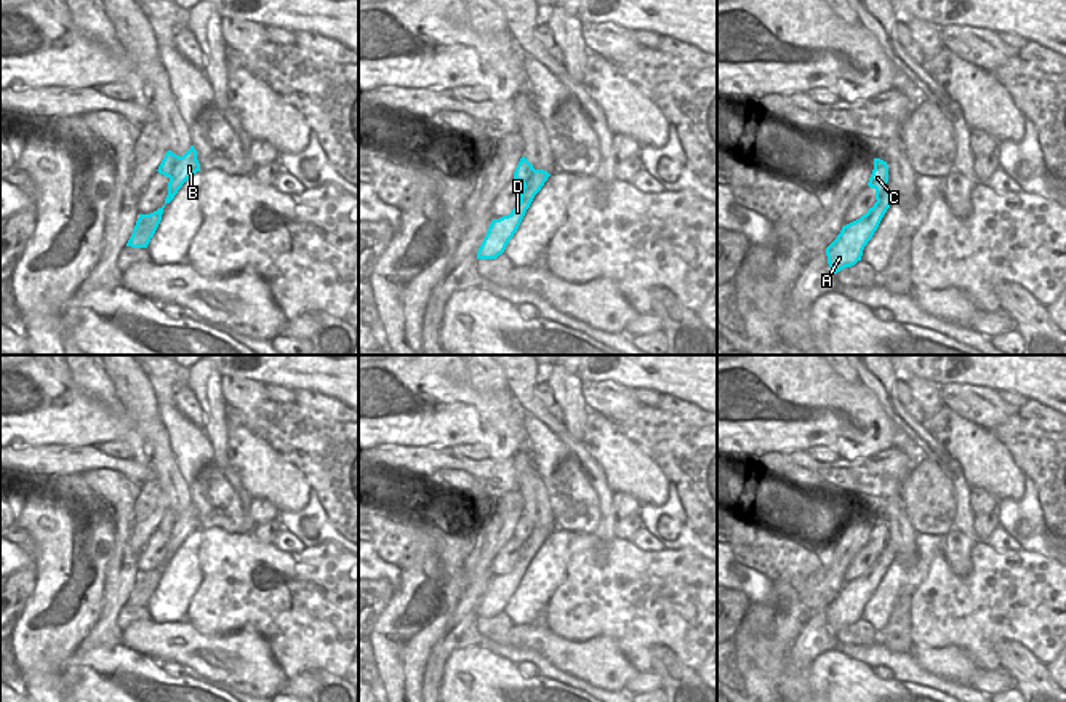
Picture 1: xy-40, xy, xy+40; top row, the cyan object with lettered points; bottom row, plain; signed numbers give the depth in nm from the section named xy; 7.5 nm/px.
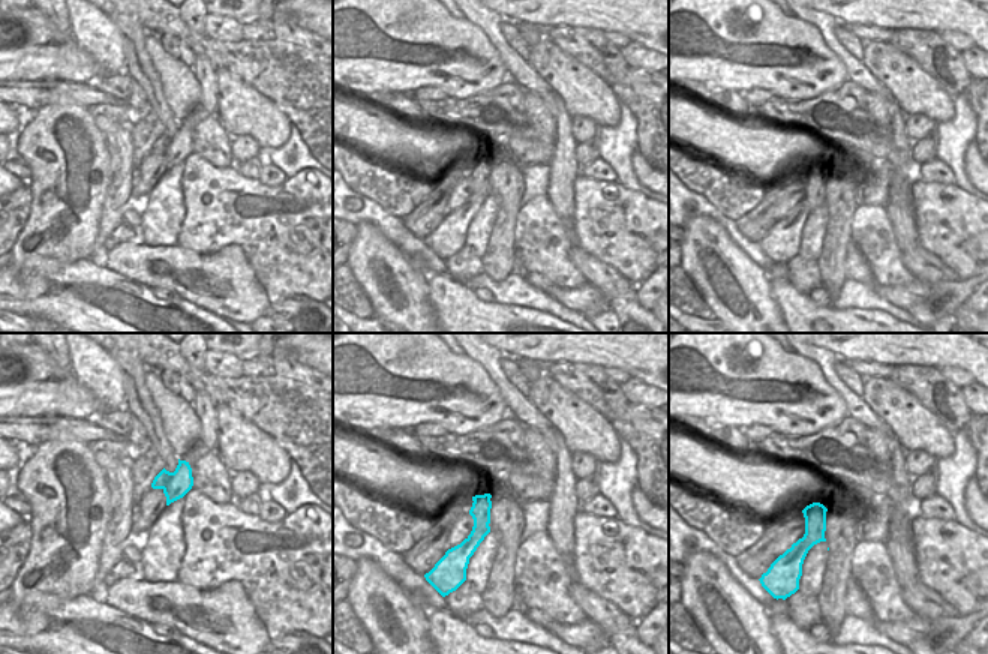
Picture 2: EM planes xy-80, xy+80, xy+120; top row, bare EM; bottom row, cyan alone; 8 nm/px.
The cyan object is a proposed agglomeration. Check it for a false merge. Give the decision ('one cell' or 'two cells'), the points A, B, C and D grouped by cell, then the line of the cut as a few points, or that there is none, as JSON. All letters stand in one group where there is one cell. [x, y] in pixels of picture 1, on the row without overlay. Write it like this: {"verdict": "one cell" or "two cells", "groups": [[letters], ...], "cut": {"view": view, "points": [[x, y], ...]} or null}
{"verdict": "two cells", "groups": [["A", "B", "D"], ["C"]], "cut": {"view": "xy-40", "points": [[181, 515], [170, 536]]}}

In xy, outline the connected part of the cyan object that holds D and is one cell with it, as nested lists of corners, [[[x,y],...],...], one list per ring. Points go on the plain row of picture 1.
[[[544,528],[533,529],[530,539],[522,545],[520,560],[515,563],[515,566],[507,574],[491,579],[488,590],[477,609],[477,617],[496,617],[504,611],[535,553],[541,548],[549,534],[551,532]]]

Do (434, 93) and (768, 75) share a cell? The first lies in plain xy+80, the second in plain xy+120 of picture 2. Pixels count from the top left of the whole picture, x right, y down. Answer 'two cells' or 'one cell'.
two cells

